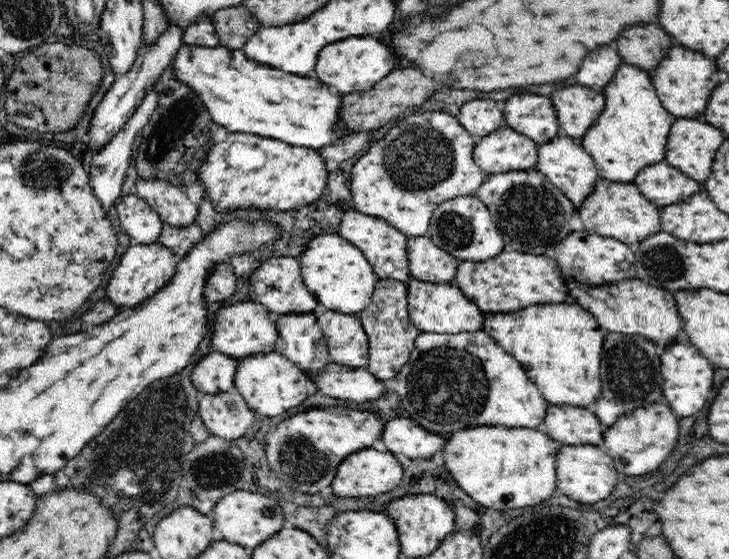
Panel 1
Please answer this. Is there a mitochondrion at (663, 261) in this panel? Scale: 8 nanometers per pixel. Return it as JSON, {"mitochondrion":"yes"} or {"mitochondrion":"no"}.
{"mitochondrion":"yes"}

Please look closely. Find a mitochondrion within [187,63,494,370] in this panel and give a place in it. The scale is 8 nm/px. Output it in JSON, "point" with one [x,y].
{"point":[419,157]}

